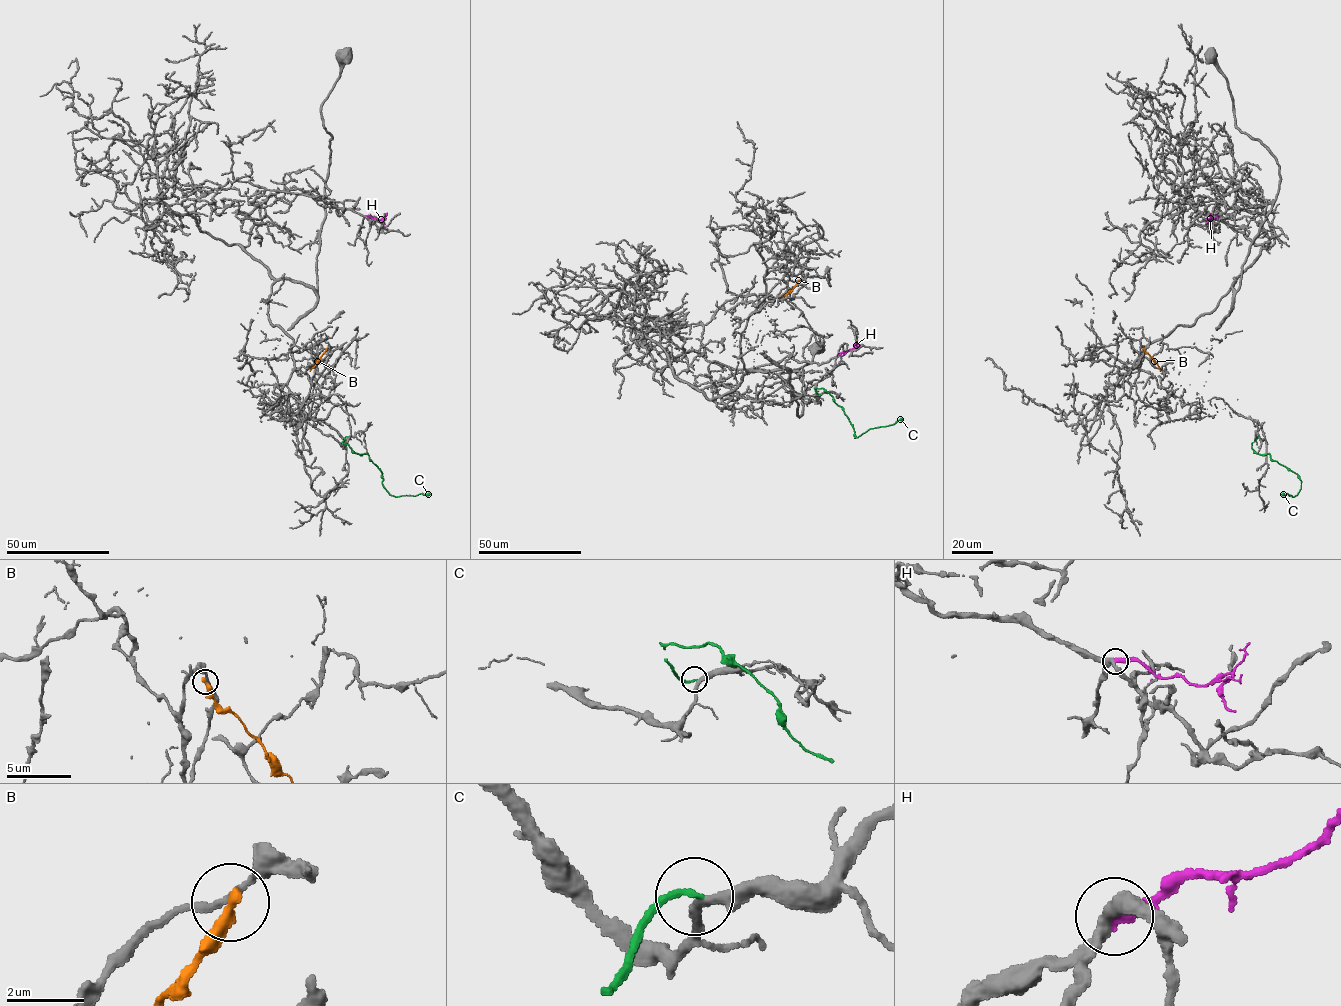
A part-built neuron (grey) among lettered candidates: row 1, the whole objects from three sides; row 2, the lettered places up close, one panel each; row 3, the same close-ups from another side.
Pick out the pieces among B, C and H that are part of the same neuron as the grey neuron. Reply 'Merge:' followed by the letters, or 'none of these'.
Merge: none of these

